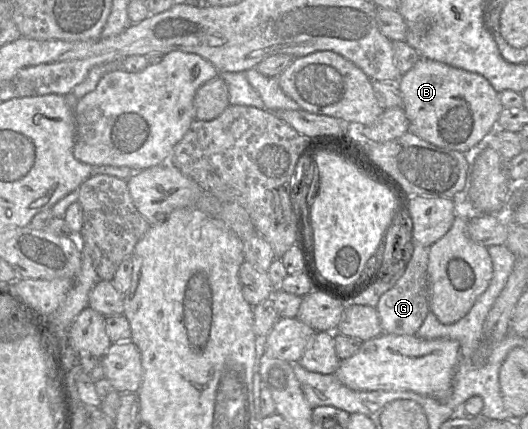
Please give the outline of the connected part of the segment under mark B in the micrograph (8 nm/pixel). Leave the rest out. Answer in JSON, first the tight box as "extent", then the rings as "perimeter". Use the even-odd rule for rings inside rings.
{"extent":[396,58,503,154],"perimeter":[[[420,58],[396,82],[403,97],[409,131],[441,148],[473,154],[497,128],[503,105],[499,93],[480,74]]]}

